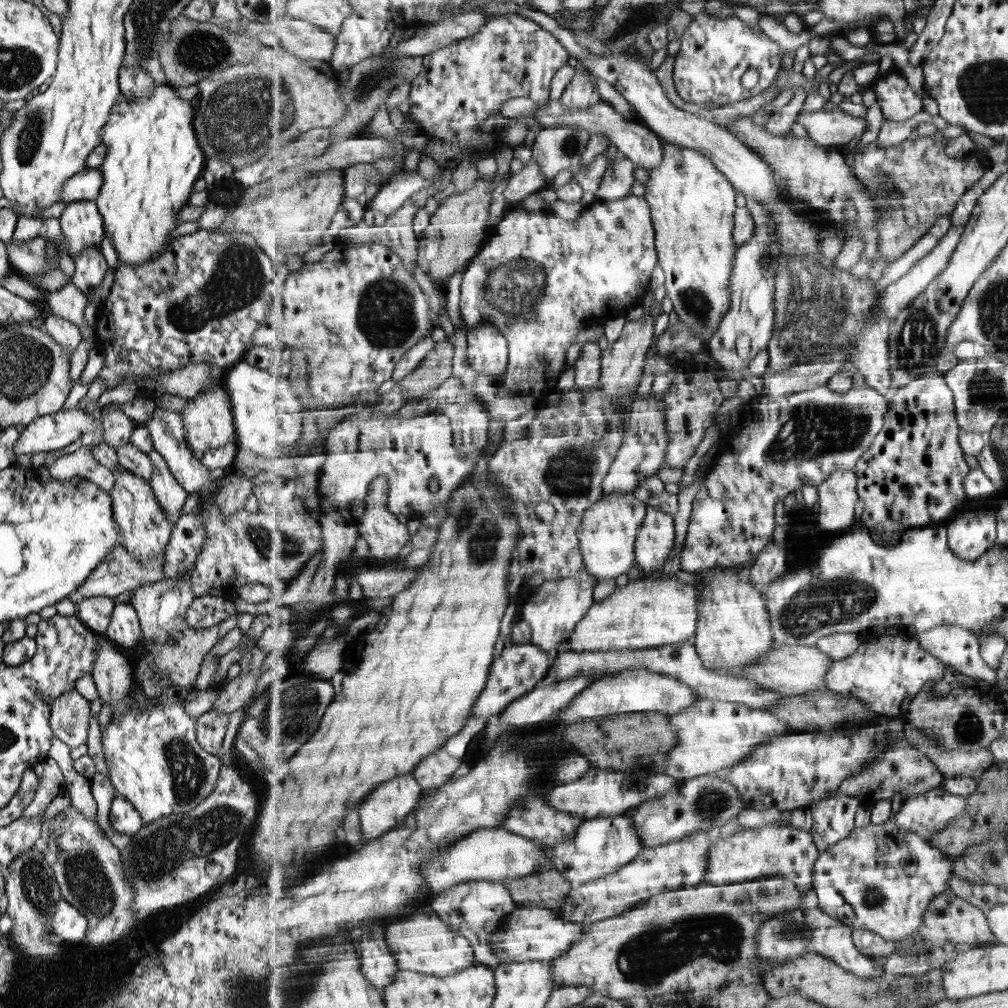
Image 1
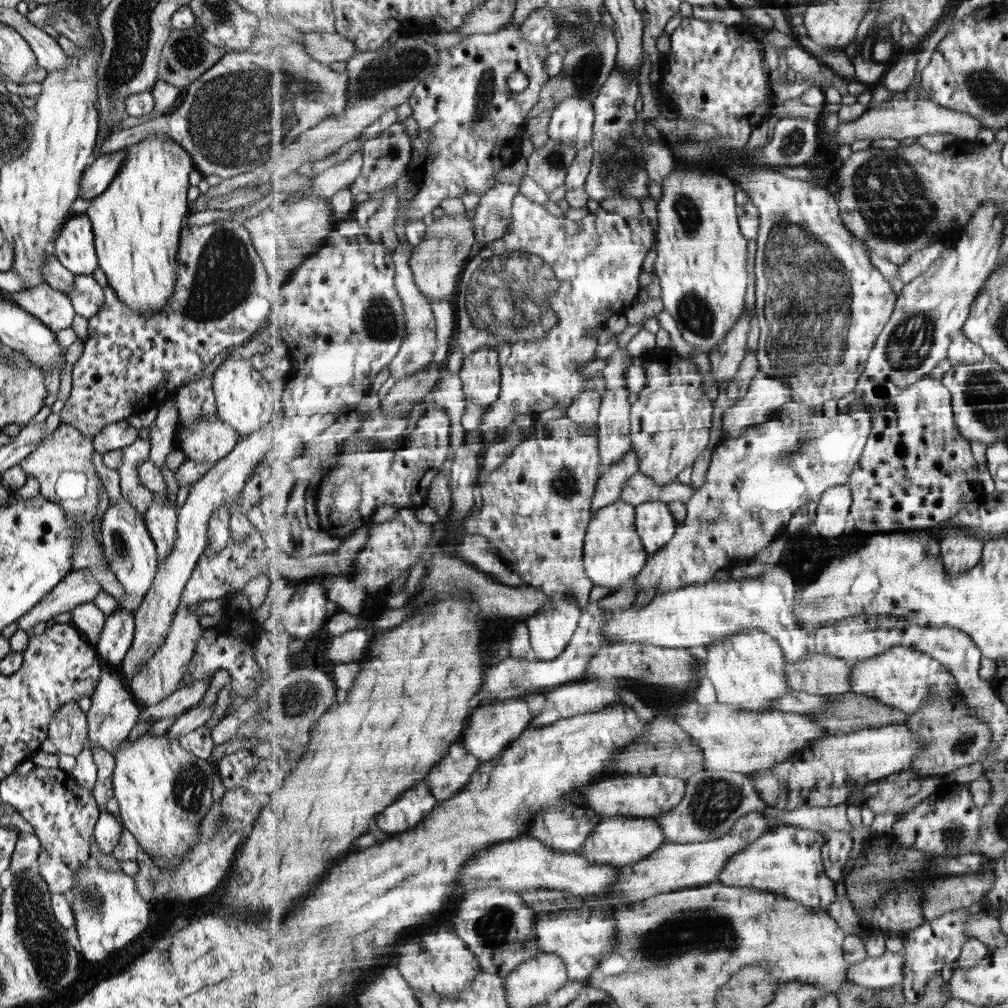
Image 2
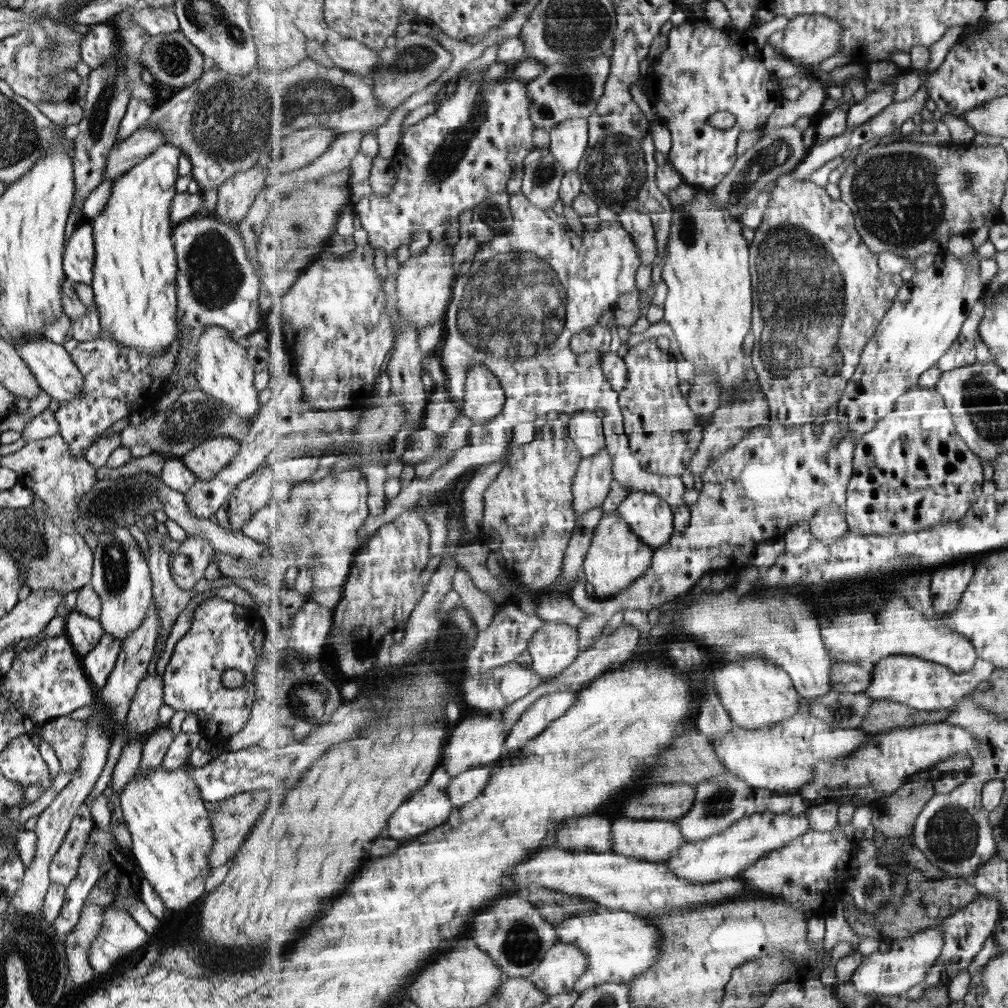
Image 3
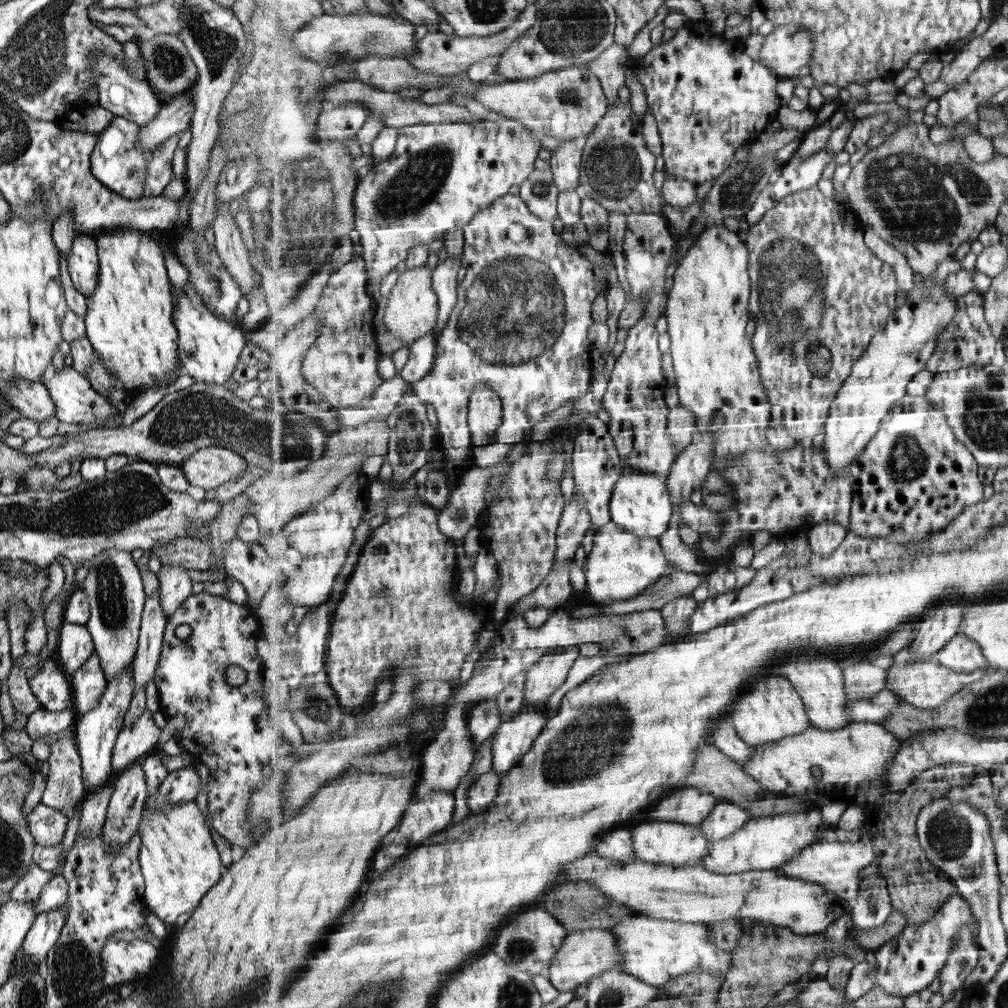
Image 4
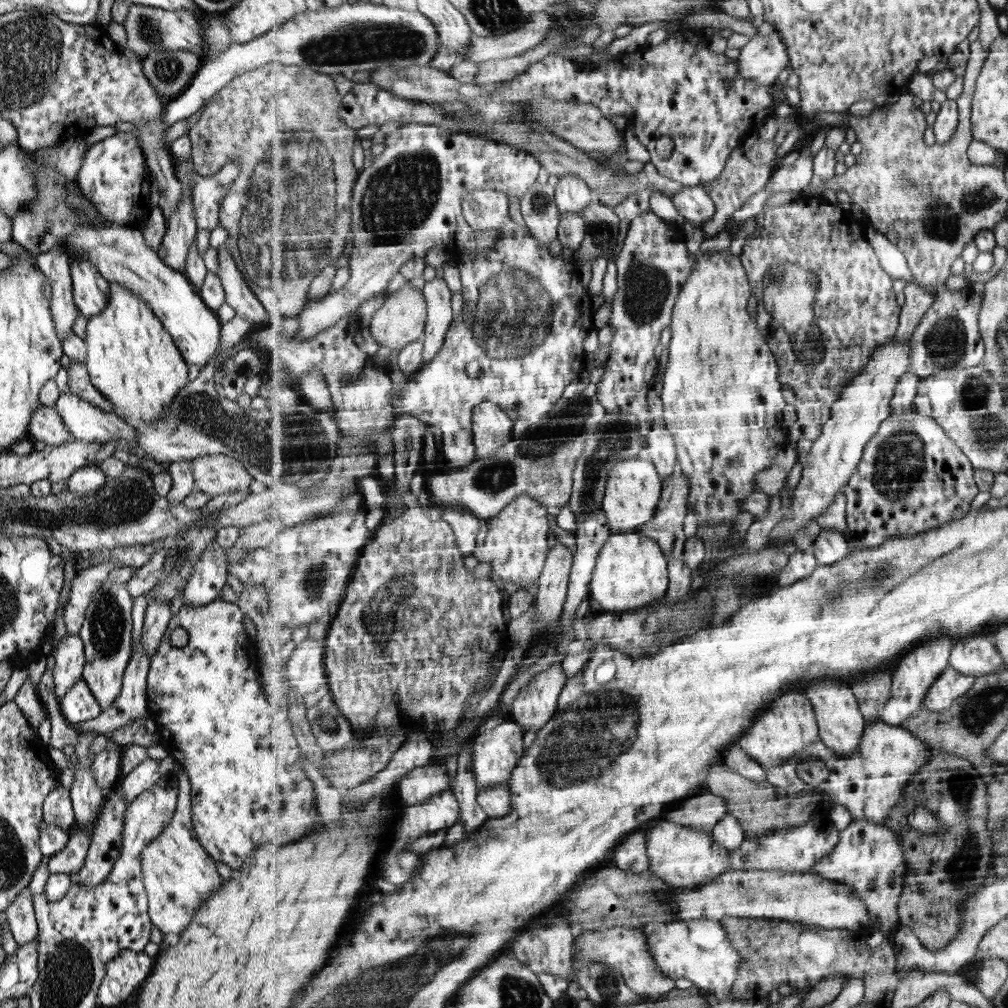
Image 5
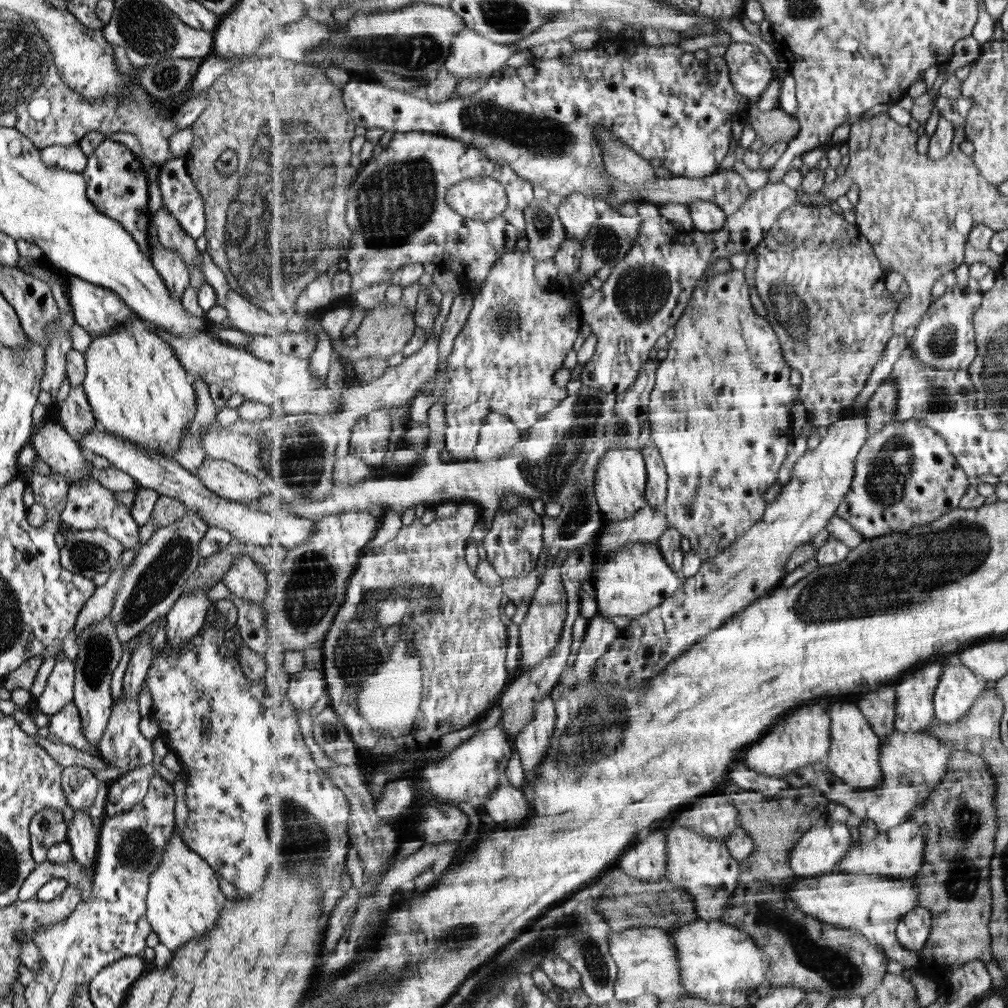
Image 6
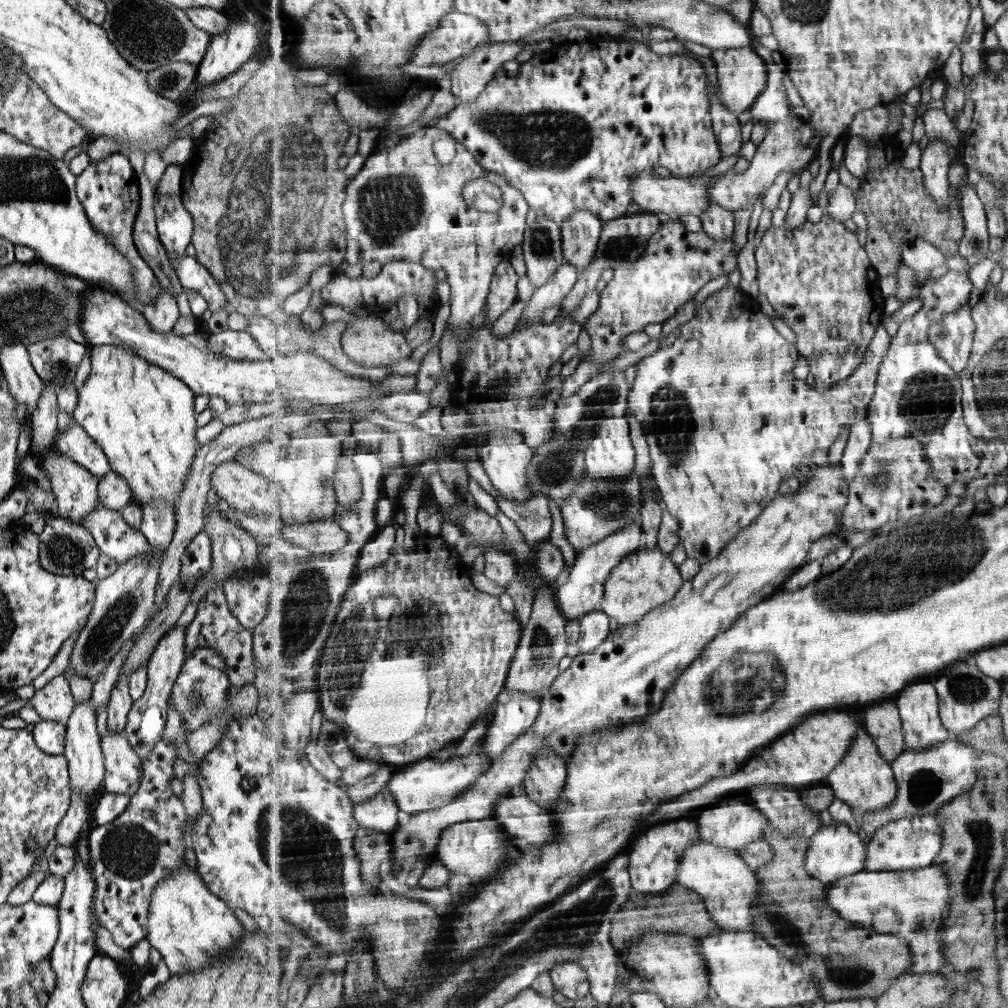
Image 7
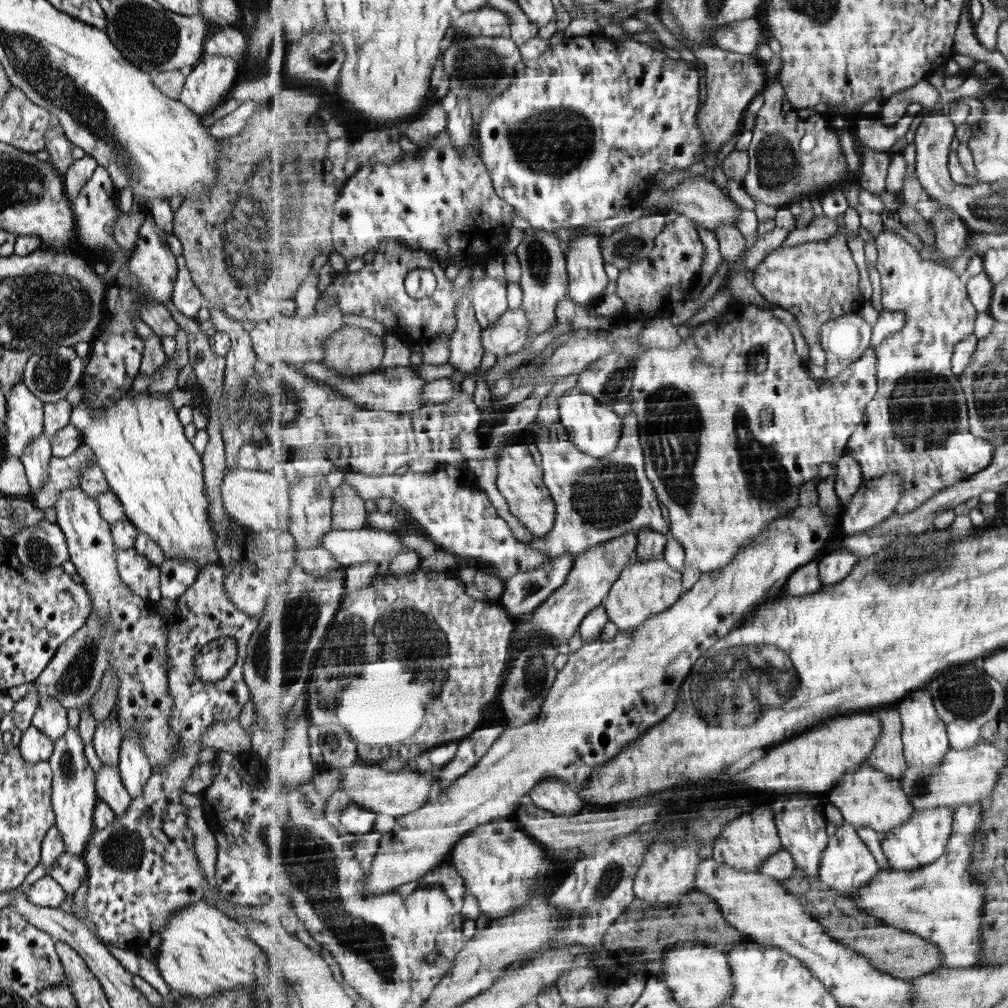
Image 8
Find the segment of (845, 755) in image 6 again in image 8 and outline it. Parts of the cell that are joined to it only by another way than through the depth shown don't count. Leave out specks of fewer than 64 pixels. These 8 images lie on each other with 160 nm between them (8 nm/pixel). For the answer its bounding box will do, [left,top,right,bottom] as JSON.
[827,762,917,844]

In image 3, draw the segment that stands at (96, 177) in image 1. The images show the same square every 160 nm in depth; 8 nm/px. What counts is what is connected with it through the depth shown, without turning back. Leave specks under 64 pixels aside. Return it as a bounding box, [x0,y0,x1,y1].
[101,127,163,182]

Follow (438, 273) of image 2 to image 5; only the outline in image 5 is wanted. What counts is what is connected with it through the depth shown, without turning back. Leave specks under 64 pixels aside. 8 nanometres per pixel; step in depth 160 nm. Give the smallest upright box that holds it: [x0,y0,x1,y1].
[369,282,427,350]

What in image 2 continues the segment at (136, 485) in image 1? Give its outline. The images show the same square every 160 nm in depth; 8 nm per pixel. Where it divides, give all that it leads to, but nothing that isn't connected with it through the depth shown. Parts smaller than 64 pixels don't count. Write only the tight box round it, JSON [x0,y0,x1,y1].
[100,497,159,613]

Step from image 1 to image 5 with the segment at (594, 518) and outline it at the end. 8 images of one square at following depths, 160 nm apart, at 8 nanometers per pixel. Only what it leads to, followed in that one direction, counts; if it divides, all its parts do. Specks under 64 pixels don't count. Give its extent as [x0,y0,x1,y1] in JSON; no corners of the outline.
[587,532,669,612]

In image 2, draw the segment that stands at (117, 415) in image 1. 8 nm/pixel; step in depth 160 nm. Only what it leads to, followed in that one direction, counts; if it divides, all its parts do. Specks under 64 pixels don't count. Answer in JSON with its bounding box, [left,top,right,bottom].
[90,420,138,455]

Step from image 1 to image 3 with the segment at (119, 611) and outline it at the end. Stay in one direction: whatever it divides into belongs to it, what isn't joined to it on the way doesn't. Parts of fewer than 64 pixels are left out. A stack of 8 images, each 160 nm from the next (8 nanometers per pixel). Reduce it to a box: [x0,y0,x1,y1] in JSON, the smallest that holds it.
[81,633,121,691]

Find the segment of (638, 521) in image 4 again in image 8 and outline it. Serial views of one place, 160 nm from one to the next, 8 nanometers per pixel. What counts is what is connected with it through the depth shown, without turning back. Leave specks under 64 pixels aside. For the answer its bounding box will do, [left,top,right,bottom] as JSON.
[560,386,623,460]

